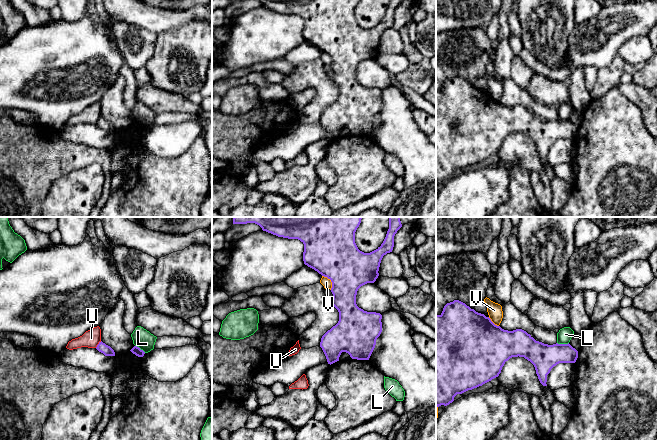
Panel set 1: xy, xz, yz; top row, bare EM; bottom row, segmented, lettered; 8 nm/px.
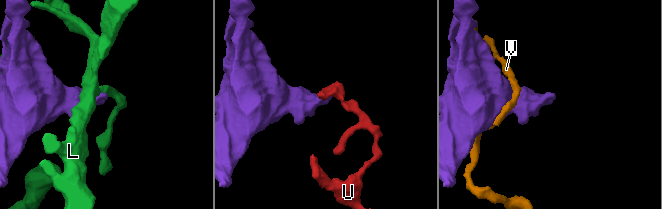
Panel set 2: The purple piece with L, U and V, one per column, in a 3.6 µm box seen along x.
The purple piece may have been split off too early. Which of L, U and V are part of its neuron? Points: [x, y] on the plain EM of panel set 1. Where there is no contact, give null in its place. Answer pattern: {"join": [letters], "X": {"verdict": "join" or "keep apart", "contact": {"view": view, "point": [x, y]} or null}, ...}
{"join": [], "L": {"verdict": "keep apart", "contact": {"view": "yz", "point": [563, 120]}}, "U": {"verdict": "keep apart", "contact": {"view": "xy", "point": [98, 120]}}, "V": {"verdict": "keep apart", "contact": {"view": "xz", "point": [331, 57]}}}

